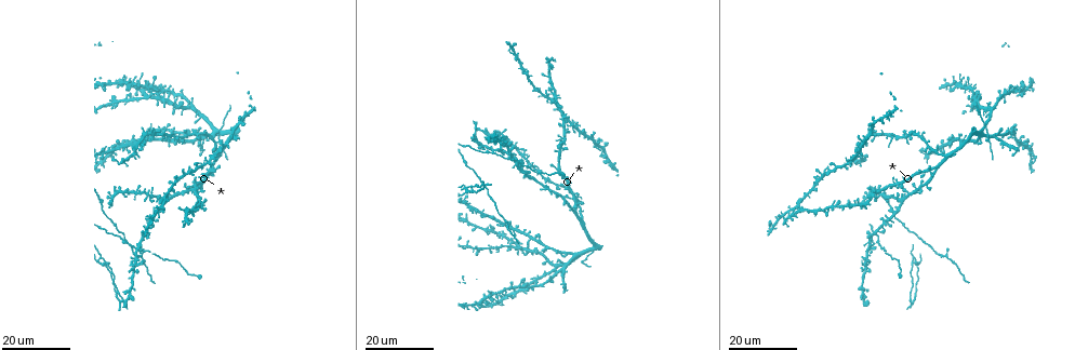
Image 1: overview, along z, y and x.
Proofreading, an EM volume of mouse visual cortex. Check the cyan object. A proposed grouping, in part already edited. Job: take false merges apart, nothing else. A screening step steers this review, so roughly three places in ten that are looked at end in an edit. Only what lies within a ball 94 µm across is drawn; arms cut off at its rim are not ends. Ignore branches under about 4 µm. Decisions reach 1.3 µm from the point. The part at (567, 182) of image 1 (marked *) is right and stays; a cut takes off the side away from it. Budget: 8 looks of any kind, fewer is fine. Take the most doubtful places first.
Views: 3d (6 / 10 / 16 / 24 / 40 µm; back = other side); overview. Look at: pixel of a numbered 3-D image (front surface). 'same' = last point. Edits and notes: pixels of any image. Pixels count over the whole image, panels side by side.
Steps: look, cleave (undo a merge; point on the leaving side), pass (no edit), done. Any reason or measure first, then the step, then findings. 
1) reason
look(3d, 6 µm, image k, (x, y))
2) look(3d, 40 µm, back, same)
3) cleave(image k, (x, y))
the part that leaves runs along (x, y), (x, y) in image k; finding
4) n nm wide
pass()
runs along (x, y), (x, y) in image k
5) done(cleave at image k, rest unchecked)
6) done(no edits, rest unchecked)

arms part here
look(3d, 16 µm, image 1, (470, 192))

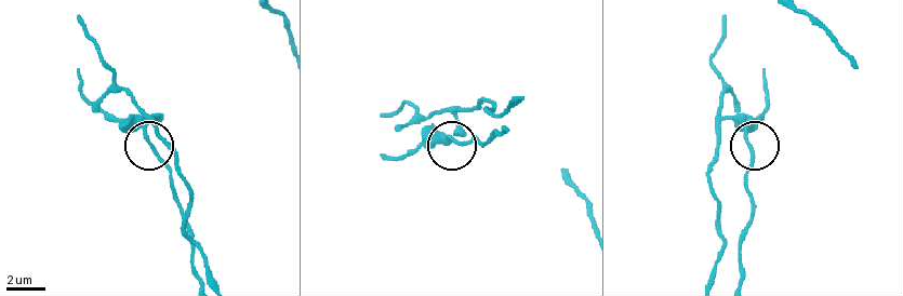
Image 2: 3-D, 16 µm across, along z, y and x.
closer look
look(3d, 6 µm, image 2, (144, 132))

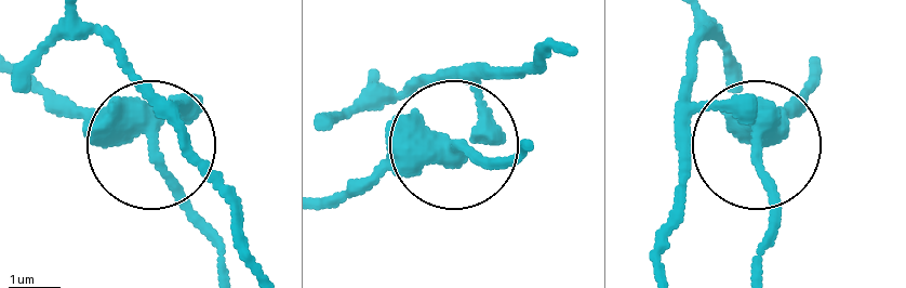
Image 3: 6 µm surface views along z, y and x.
330 nm wide
pass()
one cell here

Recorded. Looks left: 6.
branch point
look(3d, 24 µm, image 1, (501, 157))

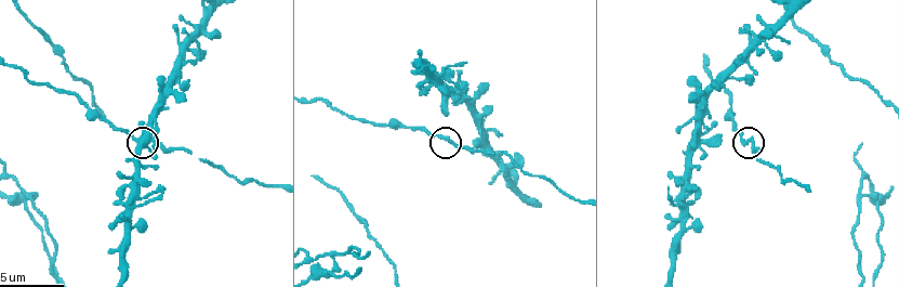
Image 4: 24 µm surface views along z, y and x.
zoom in
look(3d, 6 µm, image 4, (444, 139))

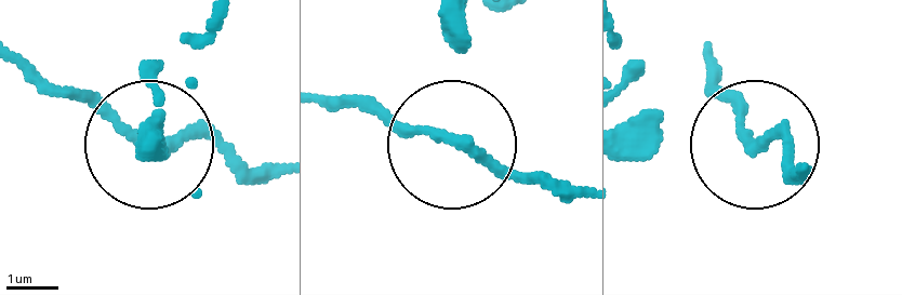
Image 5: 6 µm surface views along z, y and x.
pass()
runs along (633, 129), (745, 142), (711, 55) in image 5; one cell here

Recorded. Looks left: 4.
four or more arms meet
look(3d, 16 µm, image 1, (995, 136))

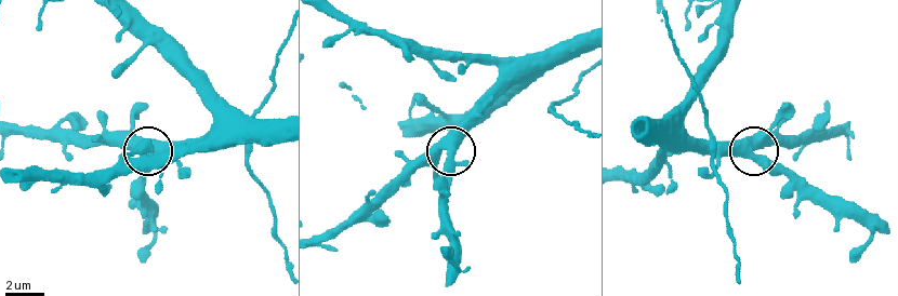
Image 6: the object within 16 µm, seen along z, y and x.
look(3d, 6 µm, image 6, (751, 154))

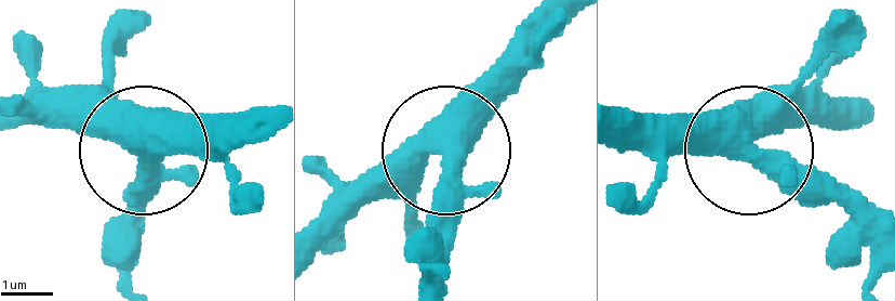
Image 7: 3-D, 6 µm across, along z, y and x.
4 arms
pass()
runs along (623, 108), (713, 121), (851, 217) in image 7; one cell here

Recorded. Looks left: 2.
done(no edits, rest unchecked)

